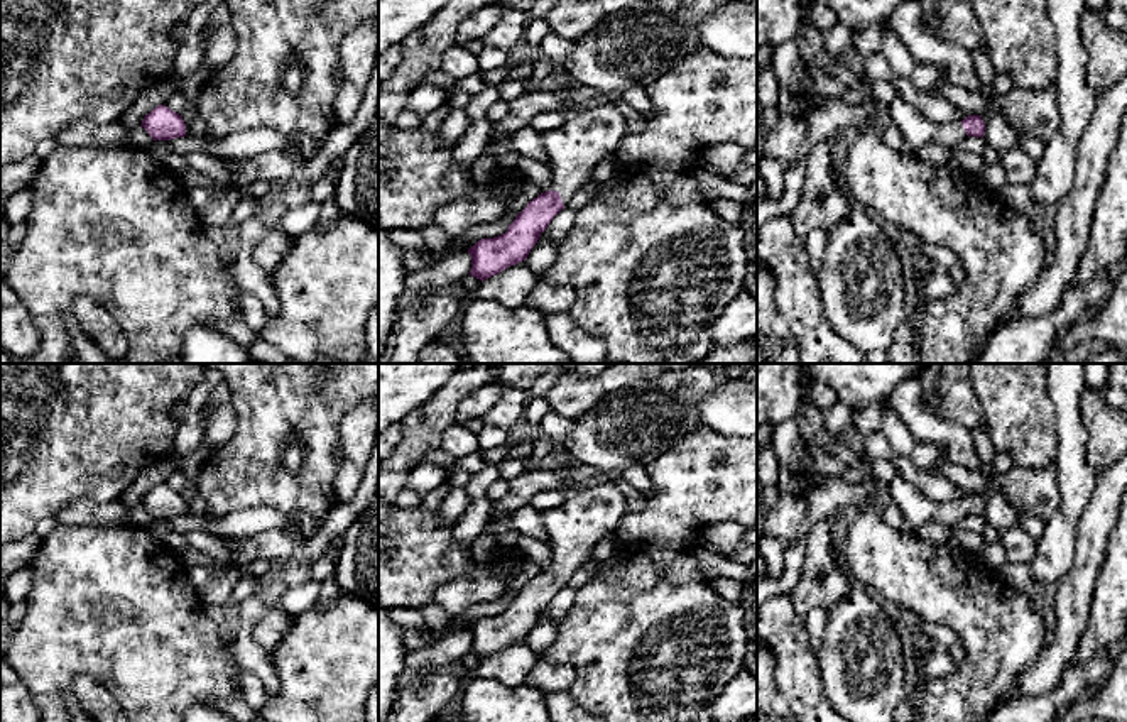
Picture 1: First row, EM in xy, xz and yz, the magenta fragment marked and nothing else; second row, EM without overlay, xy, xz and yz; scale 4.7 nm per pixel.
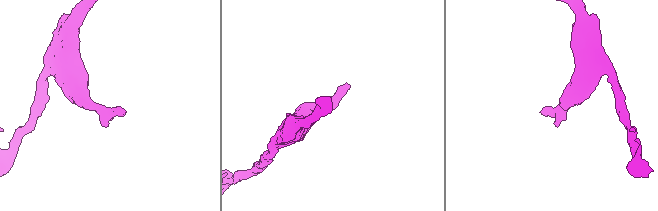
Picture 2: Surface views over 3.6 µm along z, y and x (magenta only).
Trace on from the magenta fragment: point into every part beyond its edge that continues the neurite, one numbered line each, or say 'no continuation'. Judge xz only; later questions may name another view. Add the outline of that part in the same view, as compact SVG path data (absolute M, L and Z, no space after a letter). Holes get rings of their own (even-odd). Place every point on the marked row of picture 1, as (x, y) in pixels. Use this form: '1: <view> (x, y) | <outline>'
1: xz (575, 147) | M610 103L586 108L568 117L561 127L541 132L553 169L549 189L561 194L564 206L593 167L613 156L627 134L627 120Z

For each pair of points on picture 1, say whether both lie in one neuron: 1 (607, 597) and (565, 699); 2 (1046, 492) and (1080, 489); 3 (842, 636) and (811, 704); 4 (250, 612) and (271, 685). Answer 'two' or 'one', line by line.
1: two
2: two
3: two
4: one

